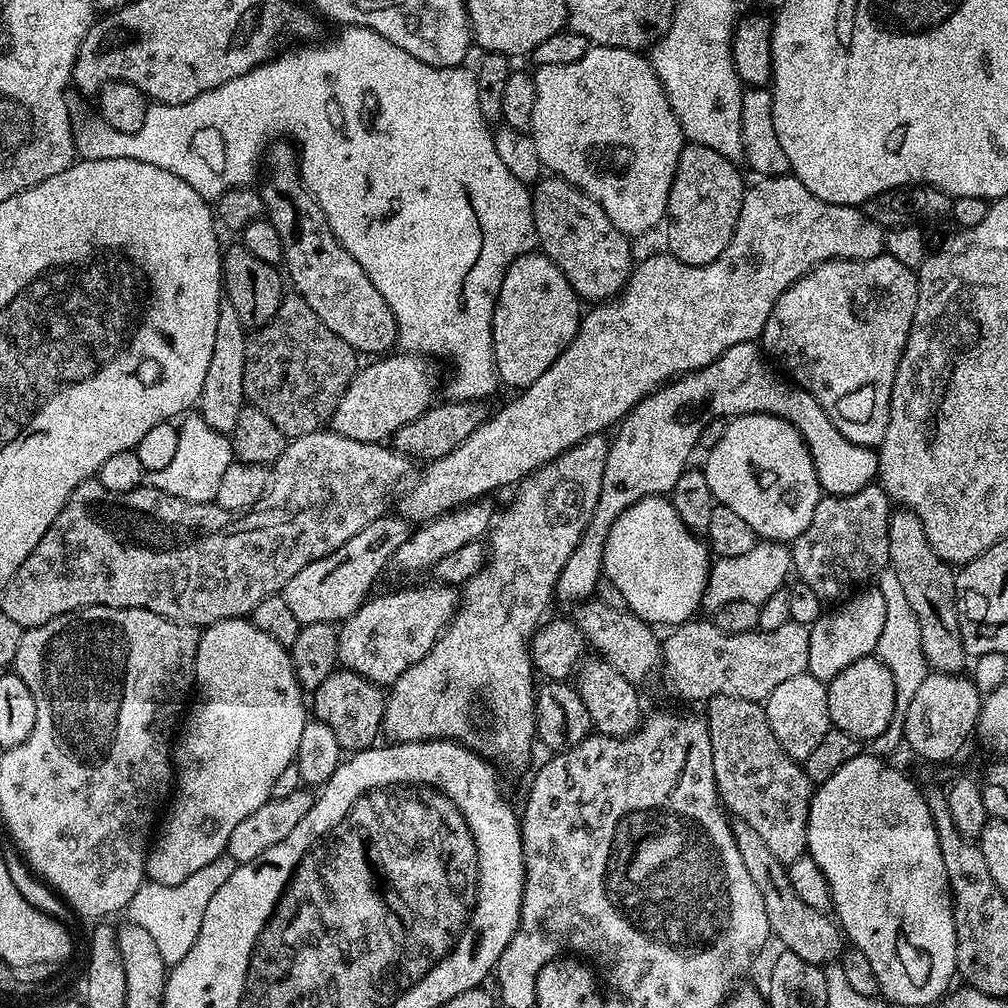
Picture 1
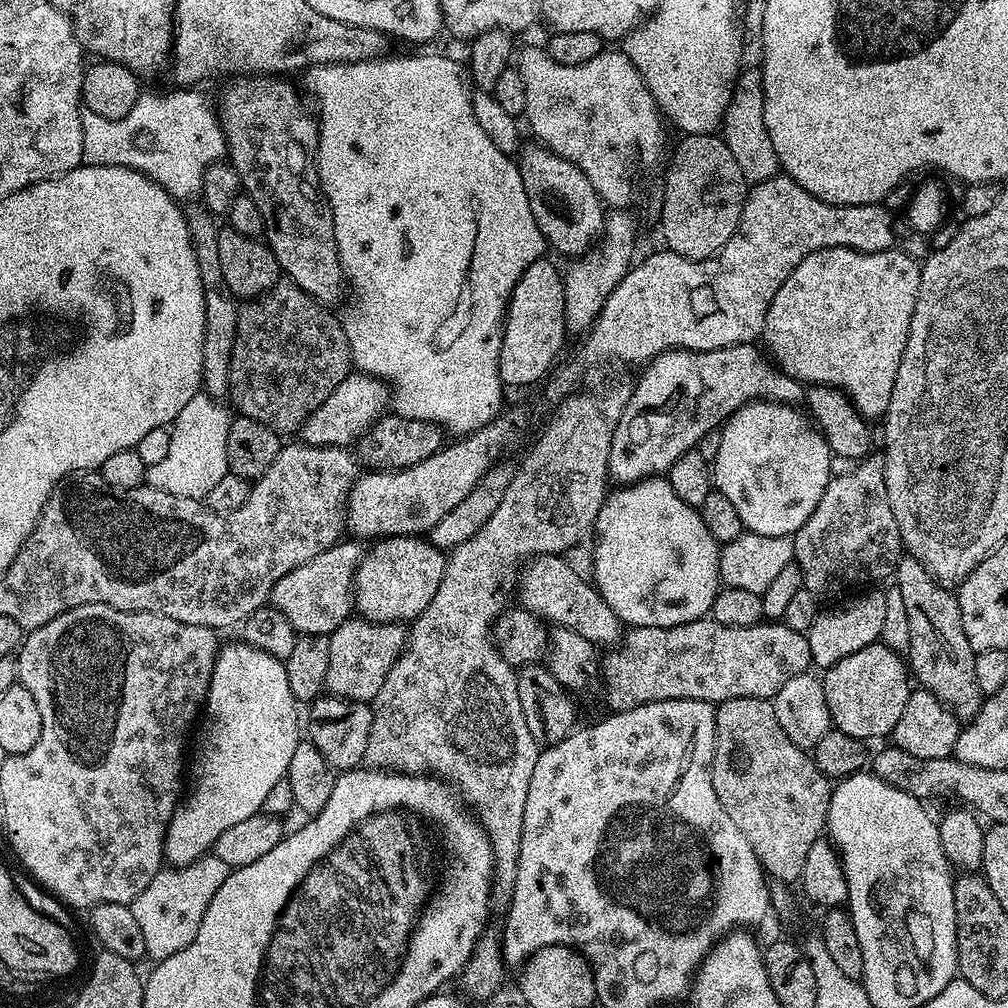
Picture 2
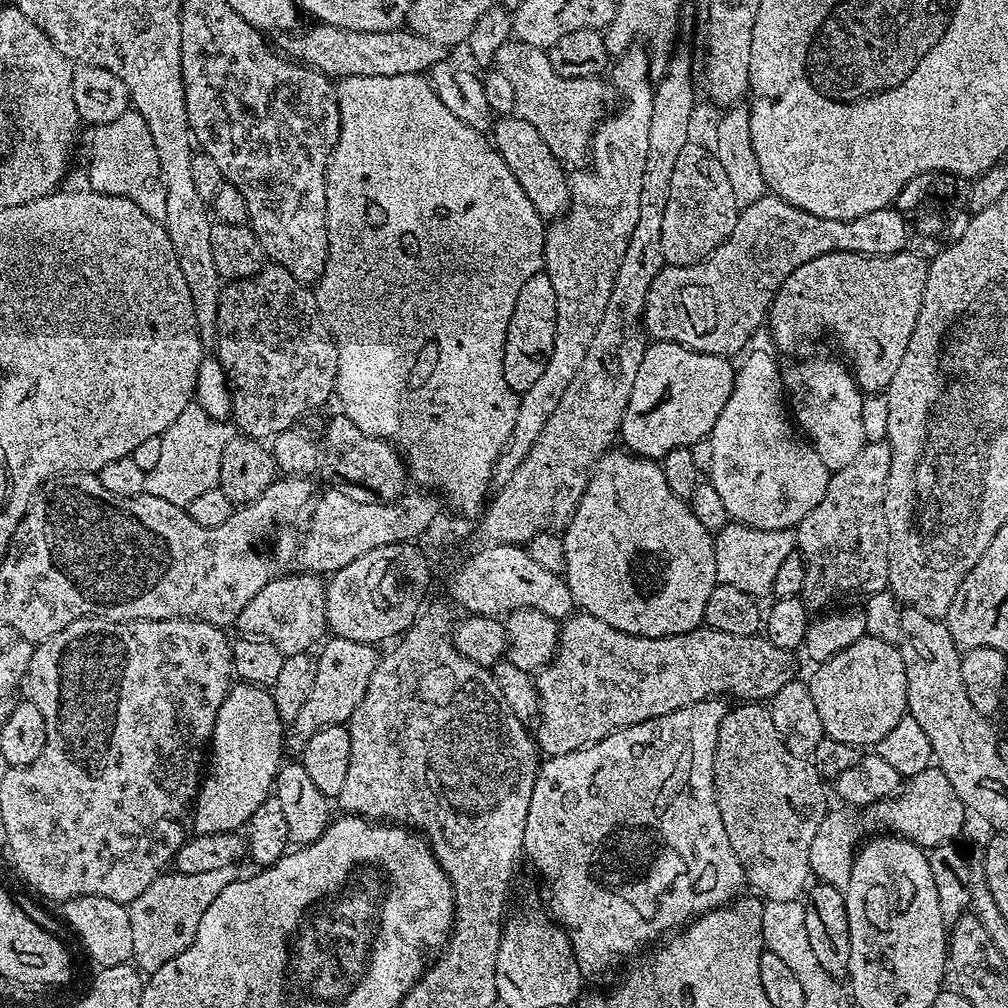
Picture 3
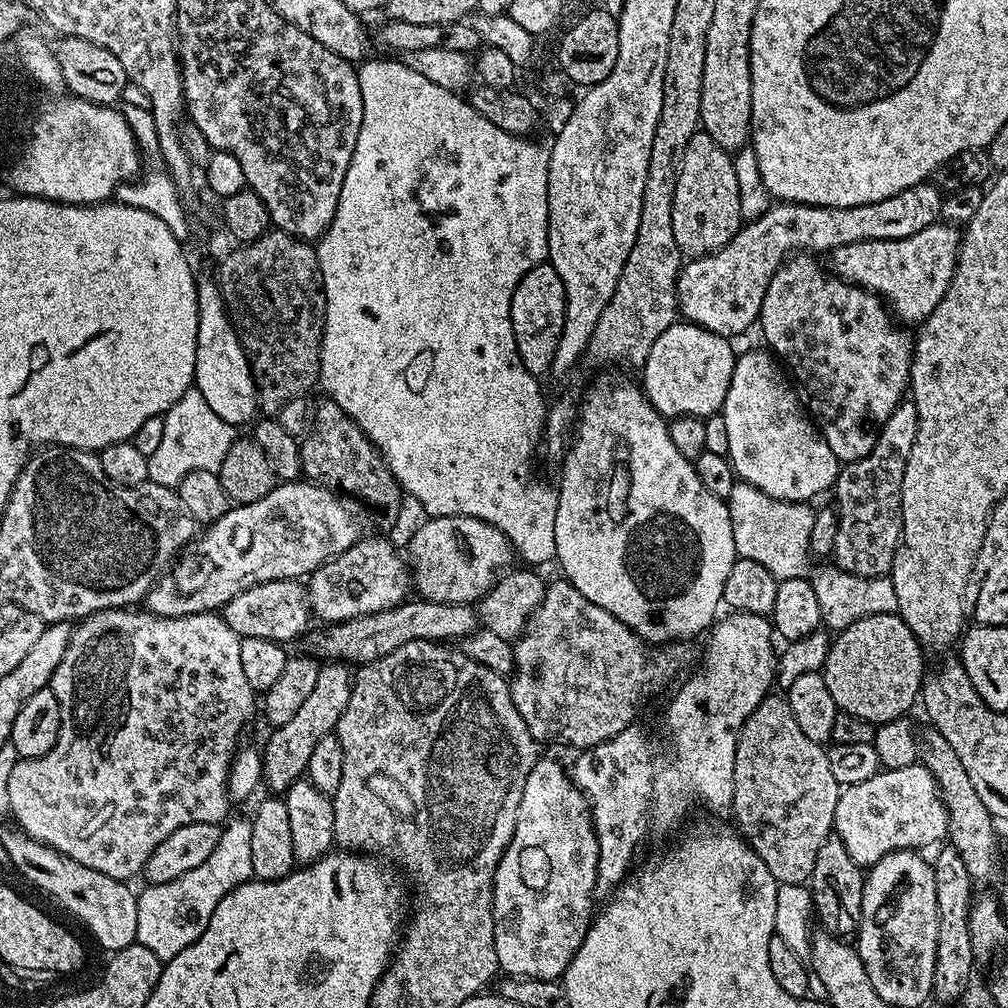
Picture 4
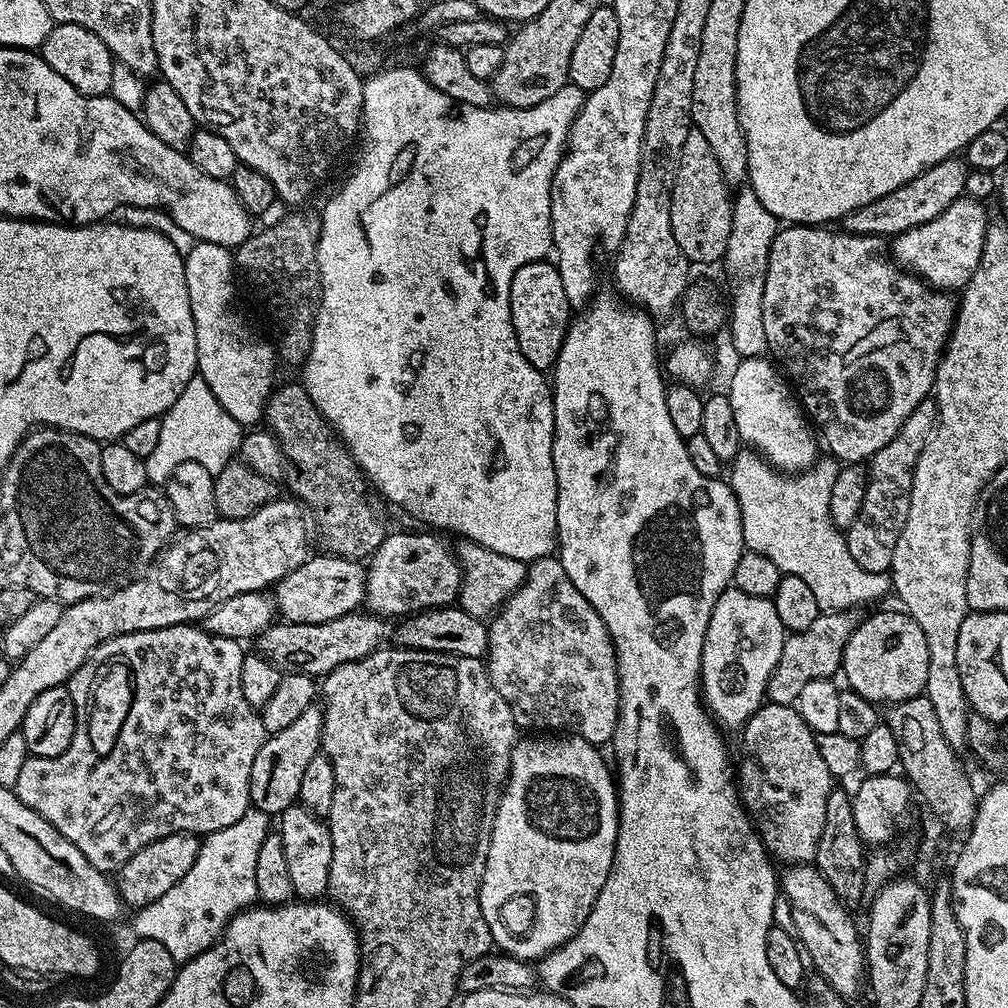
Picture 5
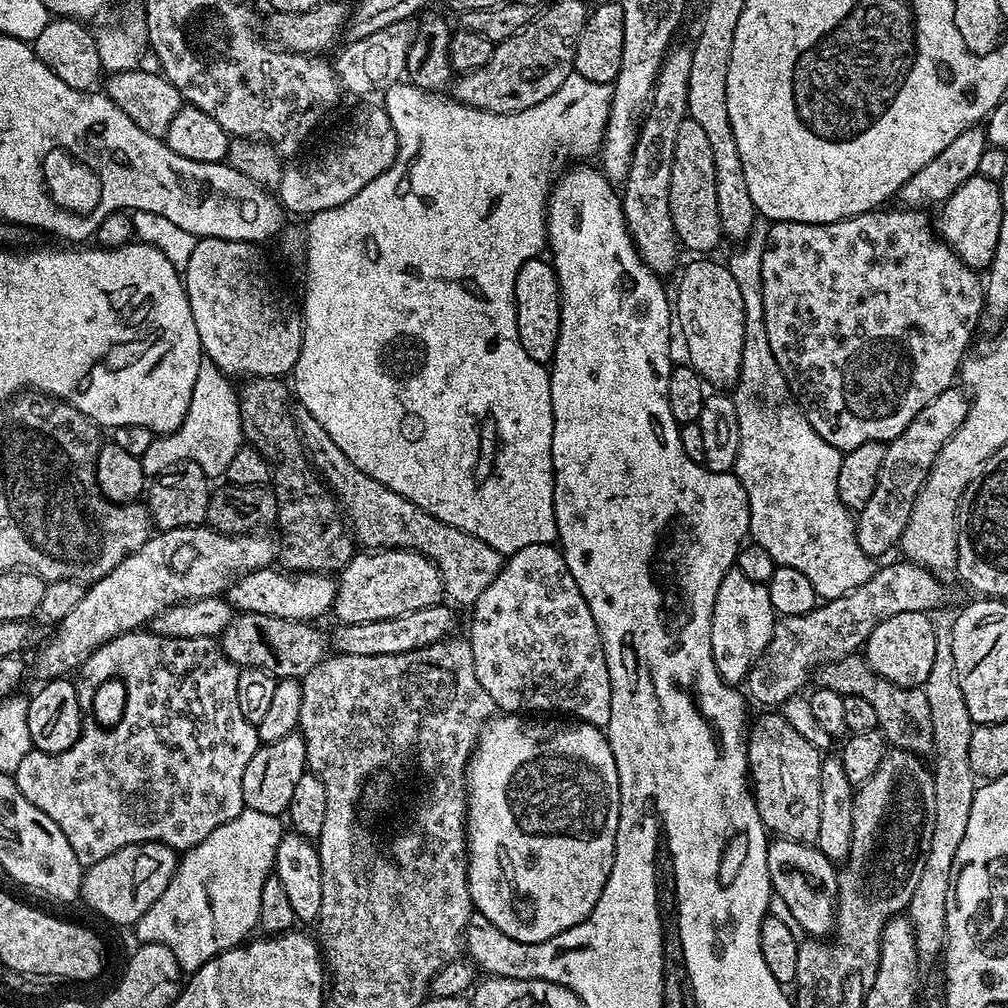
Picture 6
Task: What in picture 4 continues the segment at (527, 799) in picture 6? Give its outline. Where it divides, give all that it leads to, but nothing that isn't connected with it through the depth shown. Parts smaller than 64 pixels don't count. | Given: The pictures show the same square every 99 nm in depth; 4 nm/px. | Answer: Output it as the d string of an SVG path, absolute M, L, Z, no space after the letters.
M537 759L536 765L530 770L526 778L526 786L522 786L522 802L518 806L518 818L514 826L514 832L502 858L496 867L496 880L492 883L492 913L494 914L494 946L500 963L499 971L512 978L525 980L555 980L563 977L566 966L574 958L578 946L584 941L584 935L588 933L588 925L594 919L594 907L592 908L592 896L596 892L596 875L598 874L598 862L600 851L598 850L598 838L596 837L596 825L592 823L592 810L581 788L572 783L572 777L556 760Z

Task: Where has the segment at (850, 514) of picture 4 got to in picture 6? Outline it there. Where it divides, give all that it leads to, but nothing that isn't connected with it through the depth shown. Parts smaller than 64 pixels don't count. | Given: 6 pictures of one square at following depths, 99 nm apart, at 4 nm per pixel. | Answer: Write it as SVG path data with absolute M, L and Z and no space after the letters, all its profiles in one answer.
M953 386L942 390L934 402L926 402L914 422L898 434L898 438L887 441L886 458L882 458L882 470L878 470L878 486L870 494L870 502L855 517L858 546L873 558L881 558L900 543L900 535L906 530L914 502L926 482L934 458L942 446L960 429L968 413L970 397L963 387Z

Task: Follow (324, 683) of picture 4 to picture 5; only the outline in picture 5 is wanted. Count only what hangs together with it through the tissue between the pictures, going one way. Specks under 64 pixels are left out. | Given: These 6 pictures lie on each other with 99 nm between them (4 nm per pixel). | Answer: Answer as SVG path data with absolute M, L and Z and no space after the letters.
M313 706L304 711L286 730L271 733L250 766L251 807L268 813L269 817L279 817L280 813L299 801L298 786L302 786L302 773L315 756L321 755L323 711Z

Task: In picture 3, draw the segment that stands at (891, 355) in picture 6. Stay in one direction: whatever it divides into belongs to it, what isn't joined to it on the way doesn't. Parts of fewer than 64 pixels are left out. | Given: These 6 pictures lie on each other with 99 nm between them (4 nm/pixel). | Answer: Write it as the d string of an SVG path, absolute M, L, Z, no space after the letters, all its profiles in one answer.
M804 360L785 375L784 387L799 427L833 465L852 461L858 450L869 443L870 435L864 425L866 396L848 364L839 364L836 360Z

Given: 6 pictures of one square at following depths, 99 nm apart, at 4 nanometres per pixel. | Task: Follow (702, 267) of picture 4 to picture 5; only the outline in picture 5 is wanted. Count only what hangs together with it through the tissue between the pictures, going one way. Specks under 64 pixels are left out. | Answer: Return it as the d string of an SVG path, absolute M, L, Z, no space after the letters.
M960 158L938 162L927 168L922 174L918 174L918 178L898 186L898 190L890 190L890 194L845 216L842 221L843 231L863 236L895 238L904 232L909 232L911 228L922 226L932 221L933 218L938 218L938 214L942 214L946 206L950 206L965 195L964 187L969 171L967 163Z

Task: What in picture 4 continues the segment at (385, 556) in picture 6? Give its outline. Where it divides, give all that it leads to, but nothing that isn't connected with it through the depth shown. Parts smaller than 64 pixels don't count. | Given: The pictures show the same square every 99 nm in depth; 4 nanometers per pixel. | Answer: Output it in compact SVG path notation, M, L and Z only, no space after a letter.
M434 516L425 521L409 538L406 551L415 595L422 600L475 605L509 567L508 559L514 556L511 544L497 528L478 518Z

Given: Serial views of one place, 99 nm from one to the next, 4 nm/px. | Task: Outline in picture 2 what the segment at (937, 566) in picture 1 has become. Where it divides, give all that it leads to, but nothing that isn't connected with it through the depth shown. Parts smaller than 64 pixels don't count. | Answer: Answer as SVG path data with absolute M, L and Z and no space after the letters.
M905 555L896 565L894 584L901 590L909 622L906 663L915 683L938 697L961 721L972 720L980 708L982 693L978 686L978 674L974 674L976 651L970 646L962 626L957 593L951 587L938 583L926 566L910 555Z

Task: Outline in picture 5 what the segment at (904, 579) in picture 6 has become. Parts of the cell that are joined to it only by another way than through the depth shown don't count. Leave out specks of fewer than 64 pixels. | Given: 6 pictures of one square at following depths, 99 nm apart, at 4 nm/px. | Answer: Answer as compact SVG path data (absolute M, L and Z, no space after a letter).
M852 610L825 612L814 618L814 623L806 626L806 630L791 633L784 641L782 658L768 680L767 699L773 704L795 705L798 694L802 694L808 683L835 677L844 663L846 642L850 642L850 634L854 634L856 629L856 615Z

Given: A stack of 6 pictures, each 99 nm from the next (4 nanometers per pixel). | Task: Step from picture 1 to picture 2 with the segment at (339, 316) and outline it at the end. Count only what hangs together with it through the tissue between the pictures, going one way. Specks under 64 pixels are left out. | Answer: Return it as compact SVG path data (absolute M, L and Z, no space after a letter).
M241 74L235 78L229 79L228 84L224 88L224 93L220 96L220 104L218 100L218 115L220 125L224 128L224 137L228 143L227 159L230 161L233 170L238 174L240 179L240 187L254 202L254 206L258 210L262 210L262 218L264 219L264 231L266 233L266 243L271 248L274 258L280 264L280 271L291 283L296 284L306 294L310 294L319 304L325 306L336 306L343 294L344 288L346 292L346 281L344 279L344 271L340 265L338 258L338 246L334 238L334 218L327 200L324 199L324 192L320 189L320 175L316 169L316 151L318 150L318 142L320 141L320 125L317 117L312 116L304 109L304 104L300 101L300 96L296 93L296 88L292 84L287 84L287 79L277 78L272 74Z

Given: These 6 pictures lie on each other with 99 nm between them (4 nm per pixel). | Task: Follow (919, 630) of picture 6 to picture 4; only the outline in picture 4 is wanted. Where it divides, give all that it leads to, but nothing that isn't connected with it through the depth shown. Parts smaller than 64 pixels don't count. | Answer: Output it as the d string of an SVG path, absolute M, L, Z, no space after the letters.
M878 614L877 616L867 616L866 618L862 618L861 620L856 620L853 622L850 627L843 629L839 633L840 636L831 641L830 647L828 649L828 657L826 658L826 662L824 663L824 667L822 669L822 675L824 677L824 681L826 682L826 690L830 690L830 698L834 698L834 702L836 703L837 709L839 711L845 712L846 714L854 714L858 718L862 718L866 722L870 722L871 724L885 724L886 722L890 722L891 720L899 720L905 714L904 712L908 712L912 708L912 703L917 703L918 697L922 692L922 685L926 679L926 671L924 672L924 656L925 653L922 651L922 645L919 640L917 640L916 636L910 630L910 626L906 626L906 622L899 616L899 614Z

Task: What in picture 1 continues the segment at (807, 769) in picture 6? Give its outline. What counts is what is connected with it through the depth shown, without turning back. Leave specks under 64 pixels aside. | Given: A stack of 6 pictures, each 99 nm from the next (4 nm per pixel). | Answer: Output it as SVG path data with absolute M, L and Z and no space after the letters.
M715 696L706 701L706 708L716 793L720 795L721 805L735 819L746 822L746 826L766 842L774 858L790 865L805 855L808 846L813 781L808 779L803 767L782 750L778 738L774 738L763 703Z

